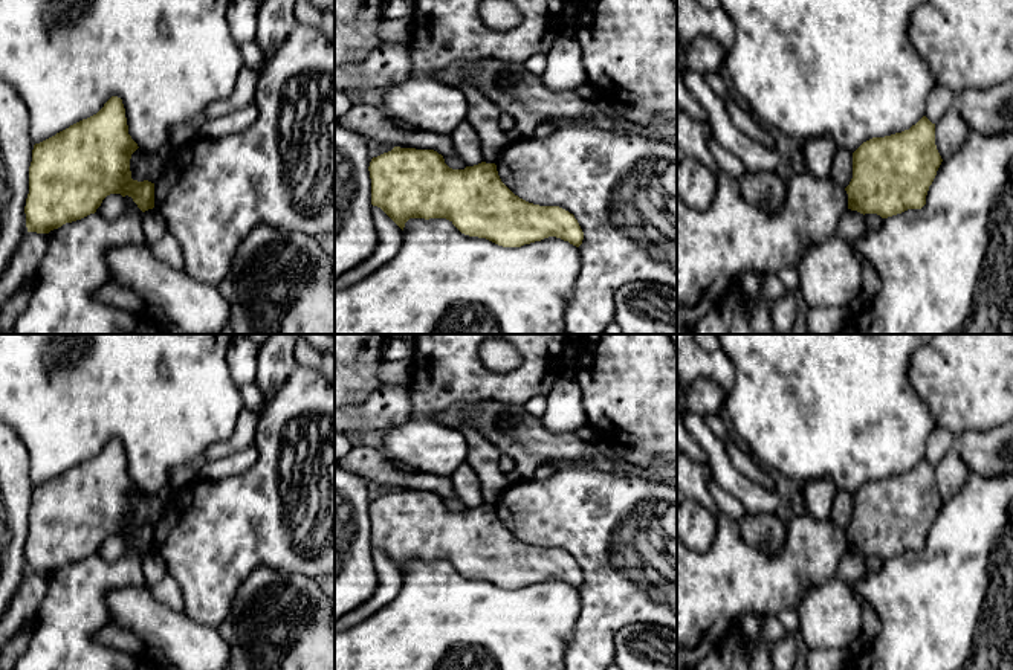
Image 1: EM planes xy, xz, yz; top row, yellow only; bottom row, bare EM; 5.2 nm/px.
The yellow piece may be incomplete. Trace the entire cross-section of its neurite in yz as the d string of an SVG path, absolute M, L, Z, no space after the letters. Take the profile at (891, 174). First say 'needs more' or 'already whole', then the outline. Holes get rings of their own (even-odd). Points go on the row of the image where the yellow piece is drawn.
already whole; M926 116L909 130L863 142L853 153L848 209L882 218L921 209L941 162L935 124Z

